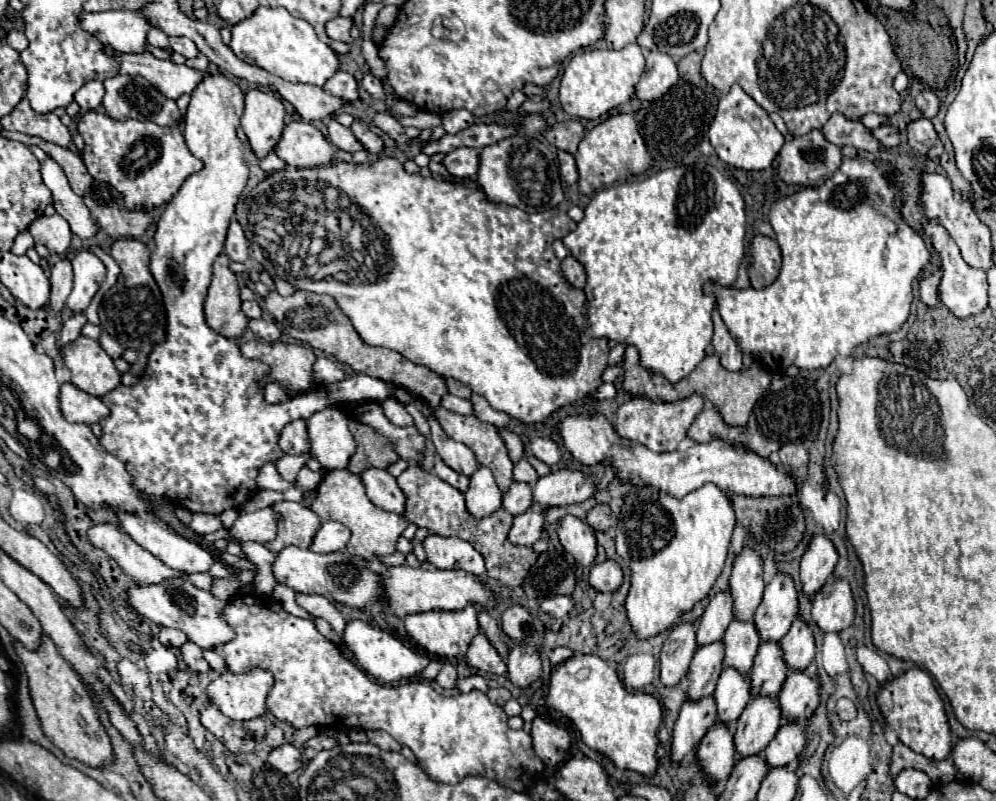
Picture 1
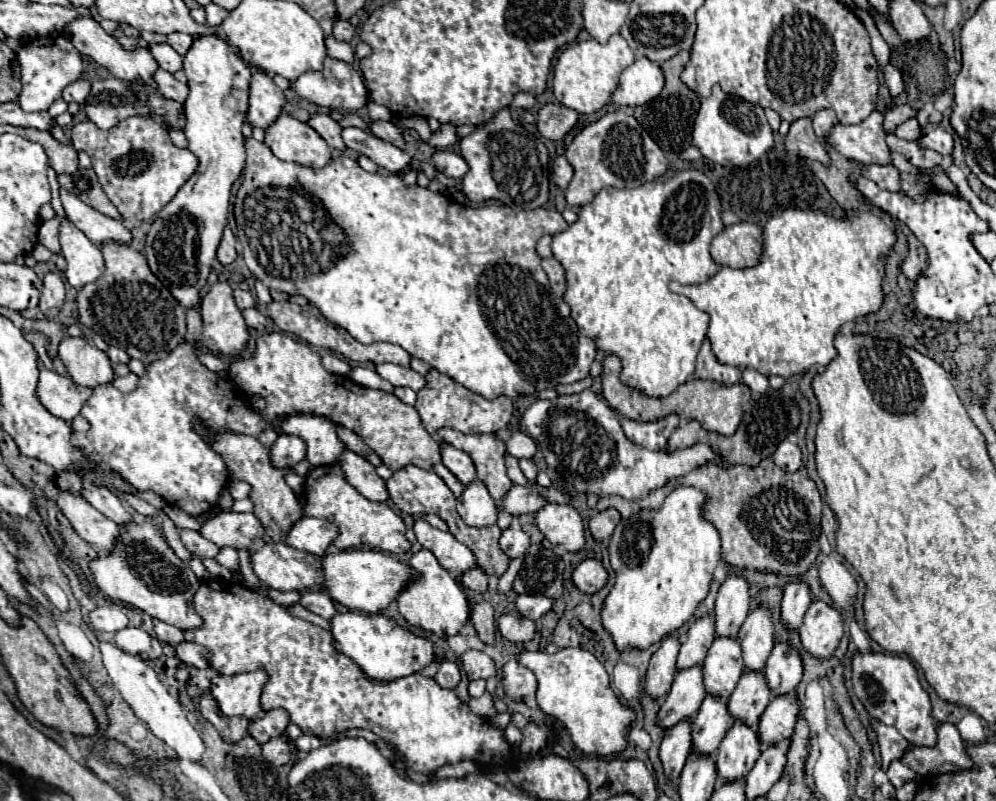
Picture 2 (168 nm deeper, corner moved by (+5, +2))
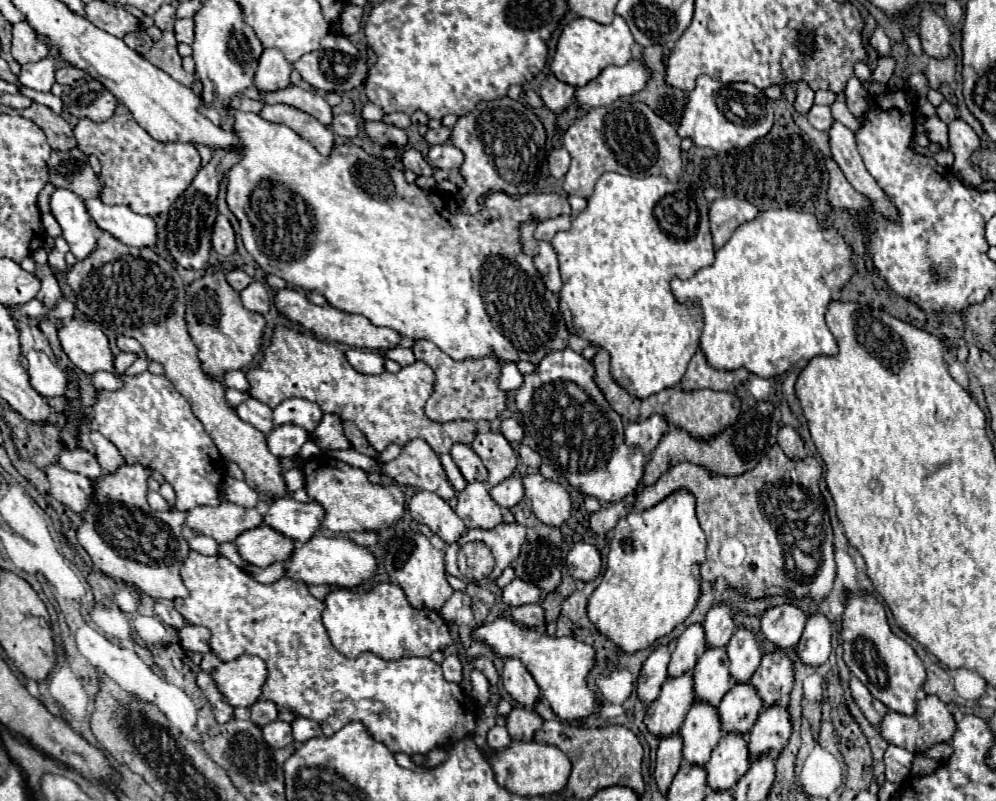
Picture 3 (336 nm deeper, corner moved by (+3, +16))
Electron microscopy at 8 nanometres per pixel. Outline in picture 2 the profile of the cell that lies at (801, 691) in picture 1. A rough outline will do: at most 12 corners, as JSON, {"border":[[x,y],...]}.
{"border":[[796,694],[774,696],[758,724],[762,744],[792,738]]}

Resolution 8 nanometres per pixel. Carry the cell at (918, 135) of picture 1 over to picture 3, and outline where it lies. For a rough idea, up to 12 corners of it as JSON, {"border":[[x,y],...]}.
{"border":[[960,118],[948,124],[954,160],[980,148],[976,132]]}

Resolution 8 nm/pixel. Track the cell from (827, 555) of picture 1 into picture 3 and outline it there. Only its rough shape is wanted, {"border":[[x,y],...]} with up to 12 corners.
{"border":[[796,604],[774,606],[762,616],[764,636],[794,648],[806,624]]}

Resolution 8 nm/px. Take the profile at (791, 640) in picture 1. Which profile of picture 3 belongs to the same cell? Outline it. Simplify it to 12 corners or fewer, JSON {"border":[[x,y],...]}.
{"border":[[764,654],[750,682],[764,706],[782,704],[794,684],[794,662]]}

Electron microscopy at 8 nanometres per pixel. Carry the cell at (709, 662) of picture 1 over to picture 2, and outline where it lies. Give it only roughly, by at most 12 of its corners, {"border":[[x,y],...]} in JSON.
{"border":[[700,666],[676,672],[660,704],[658,726],[670,730],[698,712]]}

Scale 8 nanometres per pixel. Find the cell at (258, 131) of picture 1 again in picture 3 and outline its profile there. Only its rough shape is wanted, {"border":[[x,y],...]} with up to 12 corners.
{"border":[[264,50],[254,76],[258,92],[290,86],[280,50]]}

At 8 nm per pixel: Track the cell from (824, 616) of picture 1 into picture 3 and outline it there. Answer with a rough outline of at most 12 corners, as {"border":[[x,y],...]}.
{"border":[[814,612],[796,646],[804,664],[830,656],[830,620]]}

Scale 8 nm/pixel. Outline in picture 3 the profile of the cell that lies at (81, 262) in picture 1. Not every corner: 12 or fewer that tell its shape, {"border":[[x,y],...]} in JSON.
{"border":[[56,188],[50,208],[76,260],[96,248],[100,228],[84,200]]}

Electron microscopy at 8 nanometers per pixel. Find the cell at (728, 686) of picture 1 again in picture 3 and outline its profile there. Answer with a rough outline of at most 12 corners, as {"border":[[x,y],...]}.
{"border":[[694,702],[680,728],[684,760],[704,766],[722,734],[718,710]]}

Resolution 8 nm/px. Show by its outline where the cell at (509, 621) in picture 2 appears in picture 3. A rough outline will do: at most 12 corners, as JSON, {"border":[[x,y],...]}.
{"border":[[540,604],[512,608],[512,618],[522,626],[544,624]]}

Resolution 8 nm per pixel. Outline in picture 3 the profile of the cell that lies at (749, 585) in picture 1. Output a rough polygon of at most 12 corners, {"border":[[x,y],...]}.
{"border":[[714,604],[704,620],[708,646],[724,648],[734,632],[734,608]]}

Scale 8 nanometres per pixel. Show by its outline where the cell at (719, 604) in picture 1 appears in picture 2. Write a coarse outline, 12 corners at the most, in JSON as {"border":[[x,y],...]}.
{"border":[[698,618],[680,646],[678,670],[698,666],[716,640],[714,618]]}

